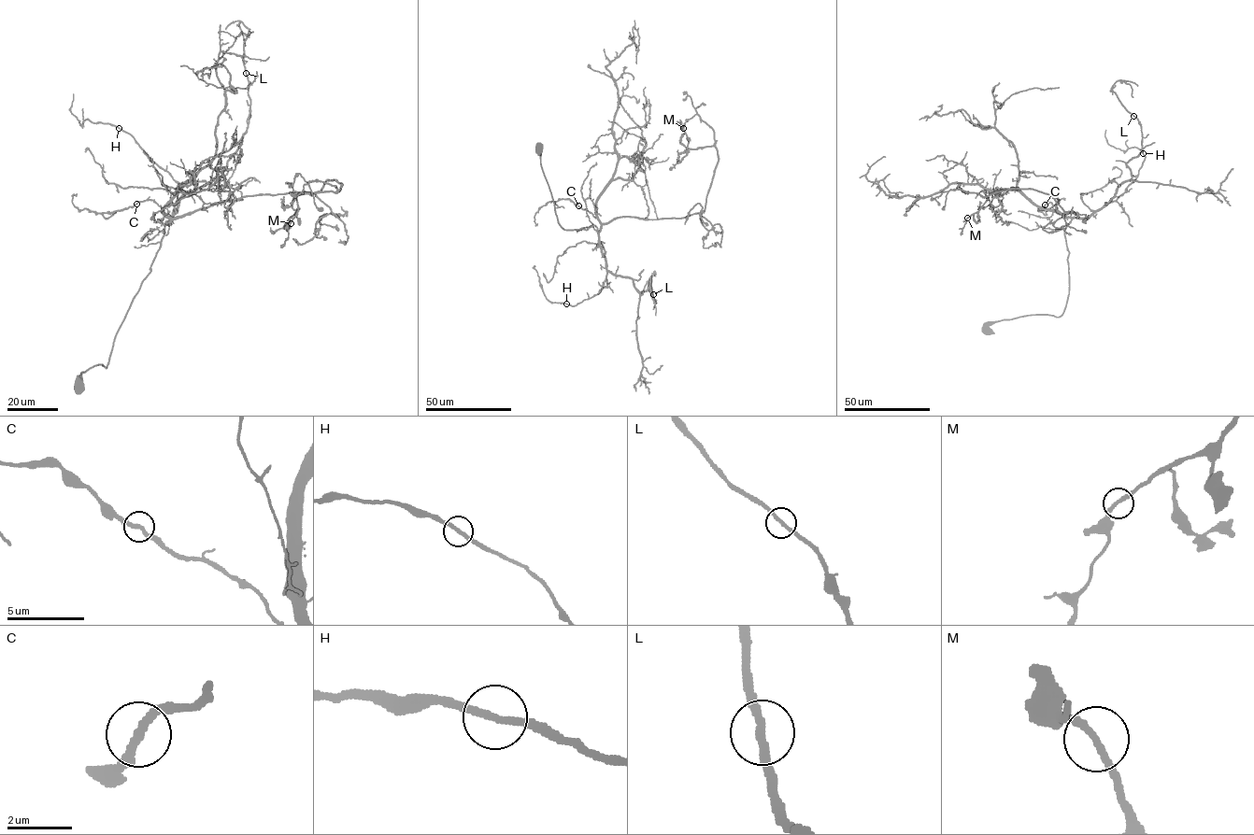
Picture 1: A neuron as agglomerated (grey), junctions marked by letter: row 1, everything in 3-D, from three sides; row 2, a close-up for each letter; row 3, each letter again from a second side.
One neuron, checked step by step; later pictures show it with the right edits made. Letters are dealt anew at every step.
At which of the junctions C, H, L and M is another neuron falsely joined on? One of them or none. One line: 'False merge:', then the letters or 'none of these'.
False merge: none of these

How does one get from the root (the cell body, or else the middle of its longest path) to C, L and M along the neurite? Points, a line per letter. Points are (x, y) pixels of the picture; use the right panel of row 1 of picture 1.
C: (986, 330), (1001, 320), (1058, 317), (1064, 310), (1069, 290), (1064, 230), (1071, 219), (1050, 202), (1045, 205)
L: (986, 330), (1062, 314), (1064, 229), (1132, 178), (1126, 163), (1142, 148), (1133, 116)
M: (986, 330), (1062, 314), (1071, 219), (1056, 208), (1057, 197), (1032, 189), (991, 193), (967, 218)

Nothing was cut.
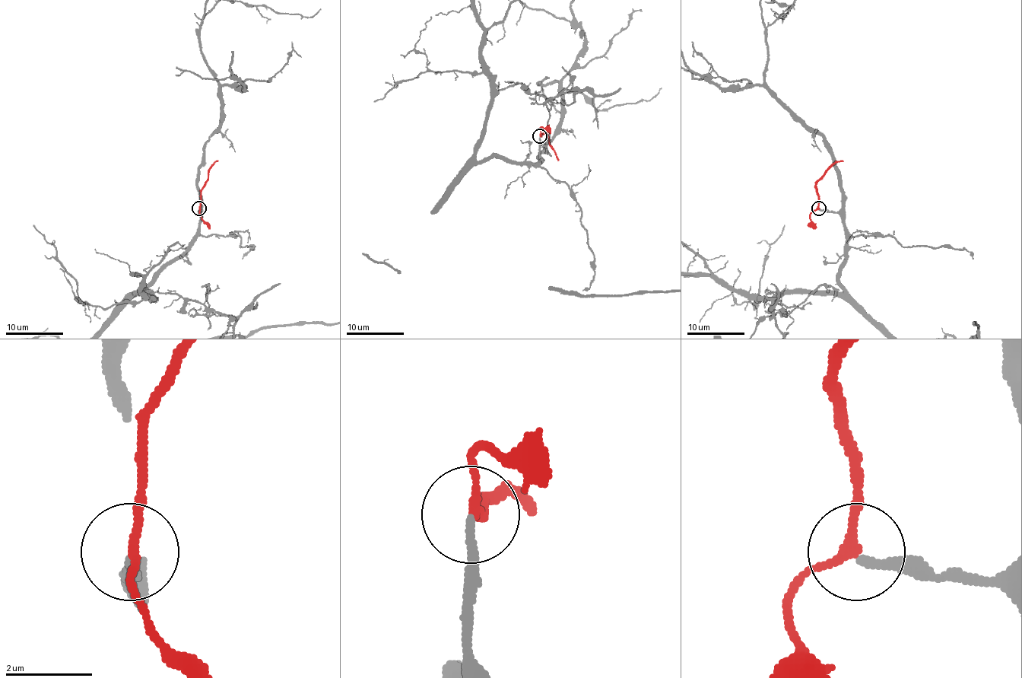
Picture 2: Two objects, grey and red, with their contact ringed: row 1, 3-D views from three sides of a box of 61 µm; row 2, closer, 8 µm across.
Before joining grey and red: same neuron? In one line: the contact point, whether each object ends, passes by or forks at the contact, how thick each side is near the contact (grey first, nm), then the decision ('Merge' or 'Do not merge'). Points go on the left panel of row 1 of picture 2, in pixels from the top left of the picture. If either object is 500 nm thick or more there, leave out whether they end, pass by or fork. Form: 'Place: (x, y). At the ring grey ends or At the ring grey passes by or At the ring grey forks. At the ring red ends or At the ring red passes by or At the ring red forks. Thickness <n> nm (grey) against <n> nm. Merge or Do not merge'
Place: (199, 208). At the ring grey ends. At the ring red passes by. Thickness 200 nm (grey) against 190 nm. Merge

